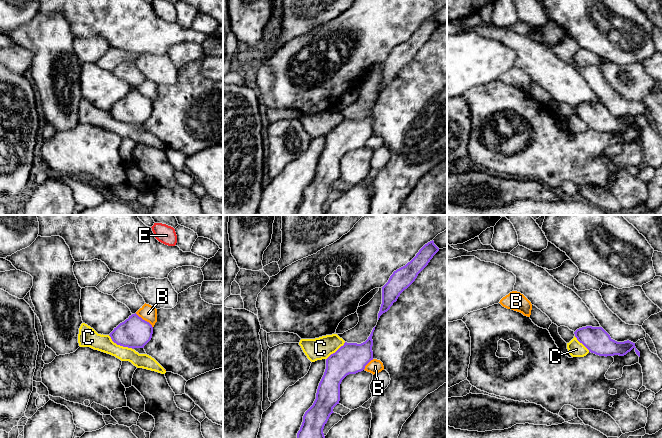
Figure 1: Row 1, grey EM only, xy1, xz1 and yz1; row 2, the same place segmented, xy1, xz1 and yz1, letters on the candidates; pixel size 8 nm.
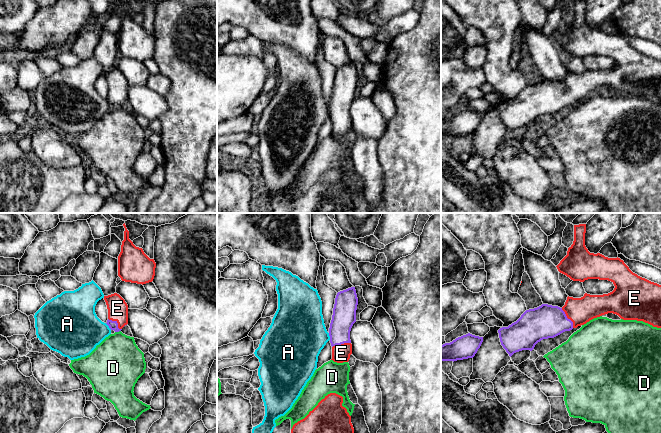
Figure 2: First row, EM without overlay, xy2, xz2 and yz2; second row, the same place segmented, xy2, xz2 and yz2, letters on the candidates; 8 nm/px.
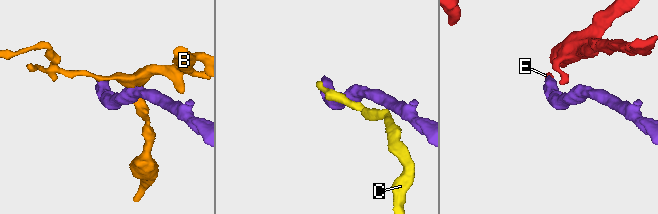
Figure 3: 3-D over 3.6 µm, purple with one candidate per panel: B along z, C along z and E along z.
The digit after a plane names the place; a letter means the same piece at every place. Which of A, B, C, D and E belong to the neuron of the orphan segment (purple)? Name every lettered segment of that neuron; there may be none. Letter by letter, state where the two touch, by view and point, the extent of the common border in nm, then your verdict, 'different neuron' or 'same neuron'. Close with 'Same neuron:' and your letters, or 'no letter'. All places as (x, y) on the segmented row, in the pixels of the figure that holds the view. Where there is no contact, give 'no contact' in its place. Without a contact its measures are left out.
A: meets purple in xy2 at (108, 325); contact 80 nm long; different neuron
B: meets purple in xy1 at (144, 320); contact 180 nm long; different neuron
C: meets purple in xy1 at (120, 345); contact 240 nm long; different neuron
D: meets purple in xy2 at (117, 331); contact 50 nm long; different neuron
E: meets purple in yz2 at (567, 318); contact 190 nm long; same neuron
Same neuron: E

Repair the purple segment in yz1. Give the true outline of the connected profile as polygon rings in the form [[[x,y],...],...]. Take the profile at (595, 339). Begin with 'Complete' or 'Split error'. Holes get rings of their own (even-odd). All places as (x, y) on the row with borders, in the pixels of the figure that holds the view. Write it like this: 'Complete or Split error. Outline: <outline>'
Complete. Outline: [[[586,326],[577,329],[575,337],[582,343],[591,353],[599,356],[624,356],[633,348],[640,357],[640,352],[636,349],[635,343],[627,340],[617,342],[602,327]]]

